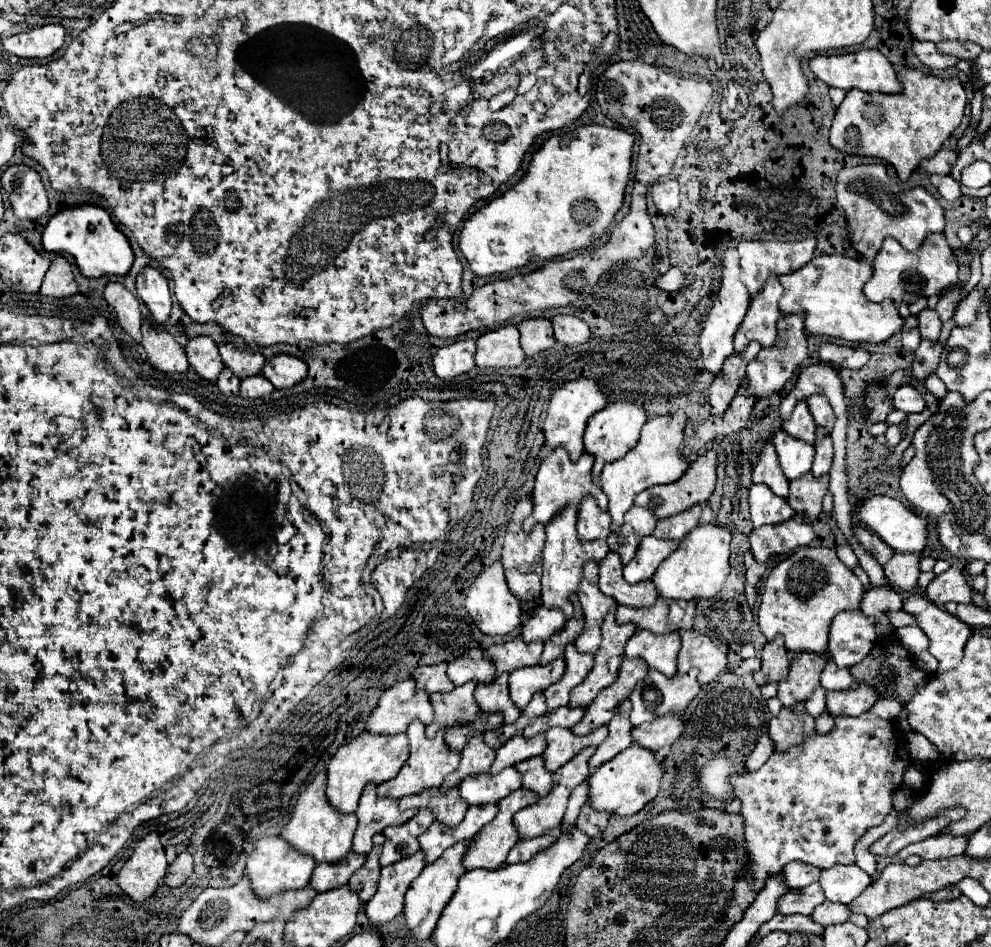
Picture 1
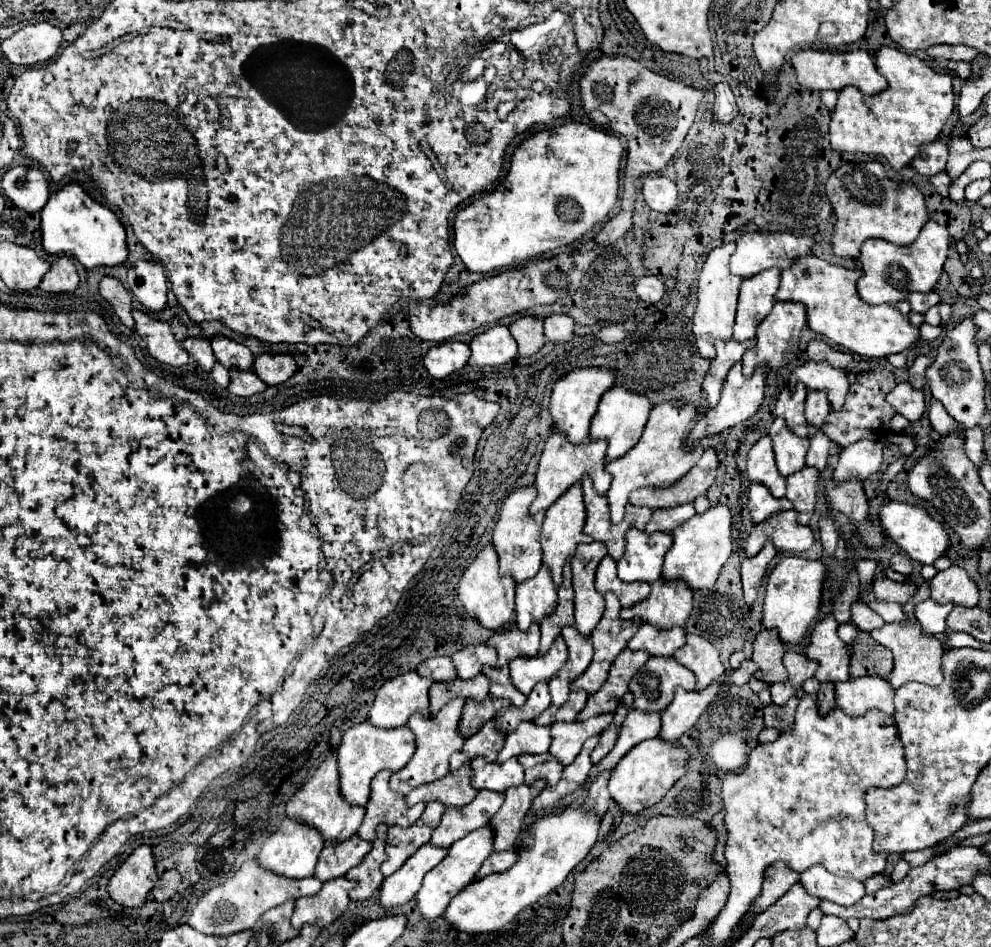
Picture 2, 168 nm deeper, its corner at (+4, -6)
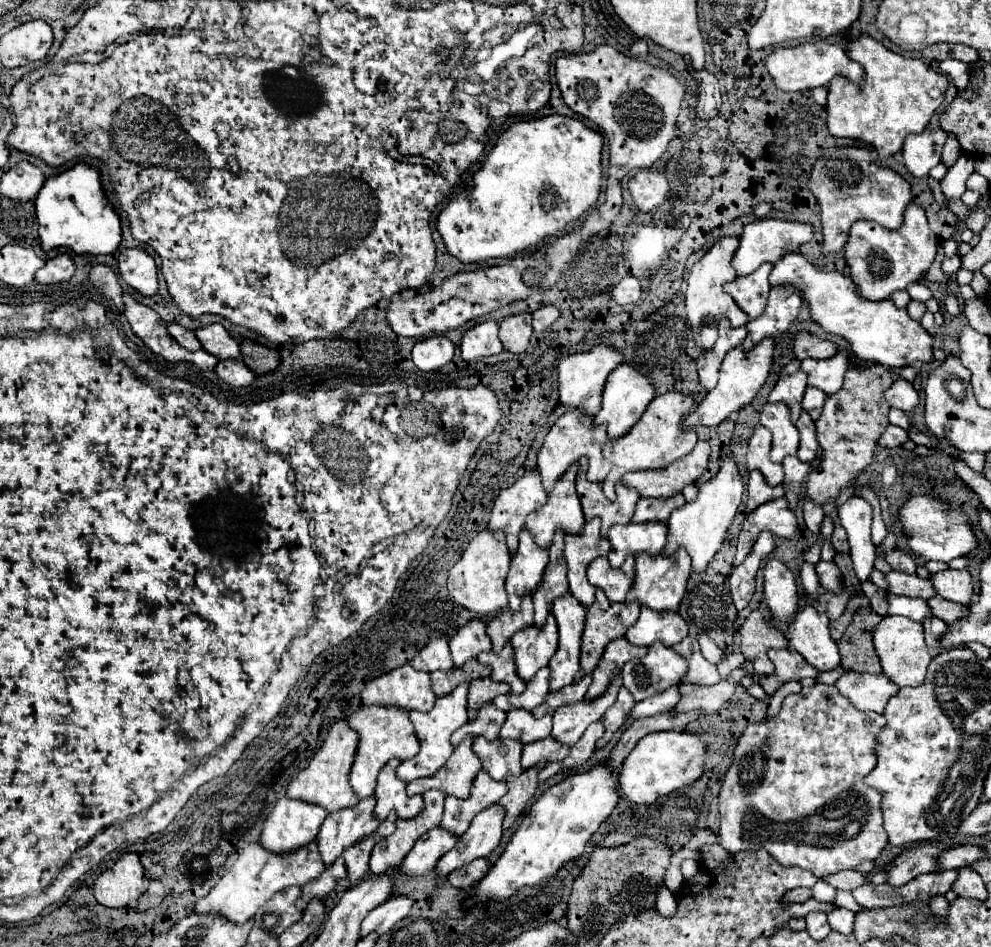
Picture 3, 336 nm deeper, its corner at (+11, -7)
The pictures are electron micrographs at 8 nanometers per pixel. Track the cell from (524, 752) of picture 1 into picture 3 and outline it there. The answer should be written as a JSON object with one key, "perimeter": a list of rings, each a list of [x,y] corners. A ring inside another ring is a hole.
{"perimeter":[[[513,709],[507,713],[507,721],[501,731],[501,739],[515,739],[523,745],[543,741],[551,735],[551,715],[535,719],[525,709]]]}

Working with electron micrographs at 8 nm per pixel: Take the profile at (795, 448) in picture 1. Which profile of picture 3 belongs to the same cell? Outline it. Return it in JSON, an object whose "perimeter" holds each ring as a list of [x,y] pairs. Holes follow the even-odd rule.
{"perimeter":[[[767,403],[761,411],[761,425],[773,433],[773,463],[783,463],[787,455],[797,455],[799,431],[791,423],[789,409],[783,403]]]}

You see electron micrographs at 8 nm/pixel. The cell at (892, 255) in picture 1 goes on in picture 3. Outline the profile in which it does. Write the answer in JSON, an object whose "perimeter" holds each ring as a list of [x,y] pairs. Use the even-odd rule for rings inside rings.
{"perimeter":[[[911,203],[907,207],[907,211],[905,211],[905,223],[903,223],[901,229],[897,229],[897,231],[885,231],[877,223],[857,221],[851,227],[851,231],[849,231],[849,241],[845,245],[845,259],[847,259],[849,271],[851,271],[851,279],[857,285],[859,295],[863,299],[867,299],[867,301],[883,301],[891,293],[903,291],[903,289],[907,289],[907,285],[917,283],[927,273],[927,269],[933,265],[935,255],[937,255],[937,235],[933,235],[931,227],[927,223],[923,207],[919,207],[915,203]]]}

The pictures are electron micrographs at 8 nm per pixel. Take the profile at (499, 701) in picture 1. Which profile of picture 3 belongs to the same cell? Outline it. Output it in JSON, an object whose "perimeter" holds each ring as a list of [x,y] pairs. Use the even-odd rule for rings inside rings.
{"perimeter":[[[505,645],[501,653],[493,653],[493,651],[481,653],[477,657],[477,661],[483,665],[489,665],[493,669],[491,679],[495,683],[509,683],[513,695],[521,695],[525,691],[525,683],[521,683],[517,679],[517,671],[513,667],[513,649],[509,645]]]}

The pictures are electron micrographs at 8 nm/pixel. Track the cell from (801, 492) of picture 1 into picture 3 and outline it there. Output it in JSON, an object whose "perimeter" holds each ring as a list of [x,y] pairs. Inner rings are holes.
{"perimeter":[[[785,457],[783,469],[785,469],[785,481],[783,481],[785,499],[789,501],[789,507],[795,509],[795,505],[799,503],[801,483],[809,475],[809,465],[807,463],[801,463],[797,457]]]}

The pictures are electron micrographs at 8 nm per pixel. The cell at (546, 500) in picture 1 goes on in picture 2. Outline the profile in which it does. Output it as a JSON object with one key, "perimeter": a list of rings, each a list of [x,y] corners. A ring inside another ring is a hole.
{"perimeter":[[[552,434],[546,440],[540,464],[538,464],[538,472],[536,472],[536,488],[538,488],[538,496],[530,506],[530,512],[536,514],[540,510],[550,508],[574,482],[578,482],[584,474],[588,474],[594,480],[594,488],[598,494],[606,494],[612,482],[612,476],[604,470],[604,458],[606,458],[606,440],[588,440],[586,444],[572,444],[568,442],[568,438],[564,438],[564,434]]]}

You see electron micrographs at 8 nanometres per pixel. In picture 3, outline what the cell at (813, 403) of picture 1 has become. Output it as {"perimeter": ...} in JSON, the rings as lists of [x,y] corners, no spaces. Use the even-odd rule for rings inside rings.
{"perimeter":[[[807,387],[805,397],[803,397],[803,411],[807,411],[811,415],[811,419],[817,421],[821,415],[821,409],[825,405],[825,399],[827,399],[827,395],[821,389]]]}

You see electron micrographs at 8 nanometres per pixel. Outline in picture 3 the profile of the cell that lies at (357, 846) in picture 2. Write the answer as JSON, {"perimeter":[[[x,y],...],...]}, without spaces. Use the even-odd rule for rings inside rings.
{"perimeter":[[[373,797],[359,801],[357,807],[337,811],[337,815],[327,815],[317,835],[319,855],[329,867],[333,861],[351,845],[363,841],[367,835],[375,833],[379,827],[373,819]]]}

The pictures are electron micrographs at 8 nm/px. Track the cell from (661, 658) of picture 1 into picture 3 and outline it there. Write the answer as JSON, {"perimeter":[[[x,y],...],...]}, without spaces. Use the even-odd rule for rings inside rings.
{"perimeter":[[[641,607],[641,615],[633,627],[629,627],[625,639],[631,645],[651,647],[655,641],[661,641],[665,647],[673,647],[687,635],[687,623],[677,615],[657,615]]]}

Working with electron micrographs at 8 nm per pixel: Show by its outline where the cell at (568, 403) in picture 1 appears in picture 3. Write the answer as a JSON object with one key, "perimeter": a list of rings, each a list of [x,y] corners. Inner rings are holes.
{"perimeter":[[[597,345],[587,353],[575,353],[575,355],[563,357],[559,363],[559,403],[565,407],[579,409],[587,415],[597,413],[601,409],[601,391],[603,391],[605,379],[621,363],[623,363],[621,353],[605,345]]]}

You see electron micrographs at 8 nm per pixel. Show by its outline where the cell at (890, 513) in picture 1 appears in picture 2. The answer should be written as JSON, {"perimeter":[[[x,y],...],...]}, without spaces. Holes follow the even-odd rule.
{"perimeter":[[[888,502],[880,510],[882,526],[892,536],[892,540],[914,560],[920,564],[934,564],[940,556],[950,548],[950,536],[940,522],[930,518],[930,514],[922,506],[906,504],[906,502]]]}

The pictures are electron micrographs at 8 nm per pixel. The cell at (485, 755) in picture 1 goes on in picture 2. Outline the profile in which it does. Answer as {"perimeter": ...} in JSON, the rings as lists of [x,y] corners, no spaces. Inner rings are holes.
{"perimeter":[[[488,720],[474,736],[470,736],[462,750],[456,752],[450,760],[450,770],[458,770],[464,762],[476,758],[476,756],[484,756],[488,762],[496,762],[498,752],[504,746],[504,730],[496,730],[496,722]]]}

